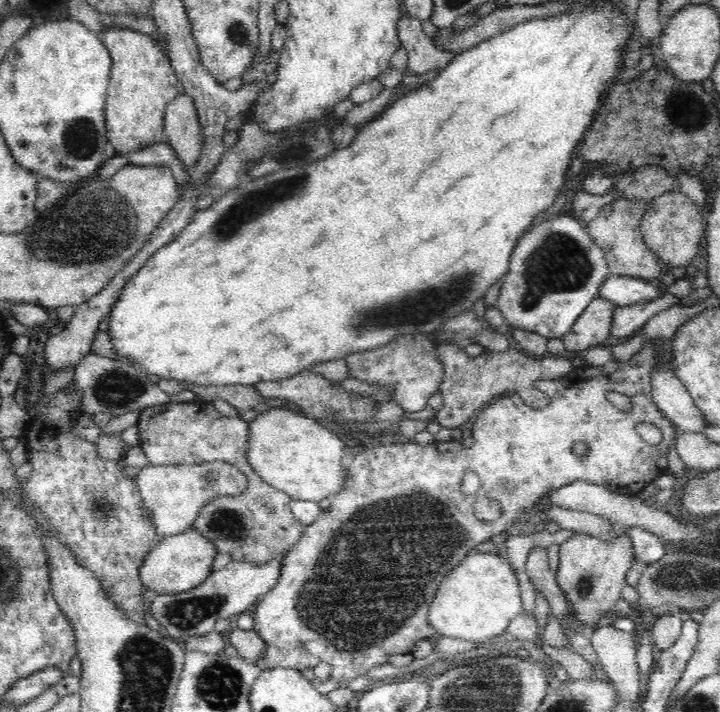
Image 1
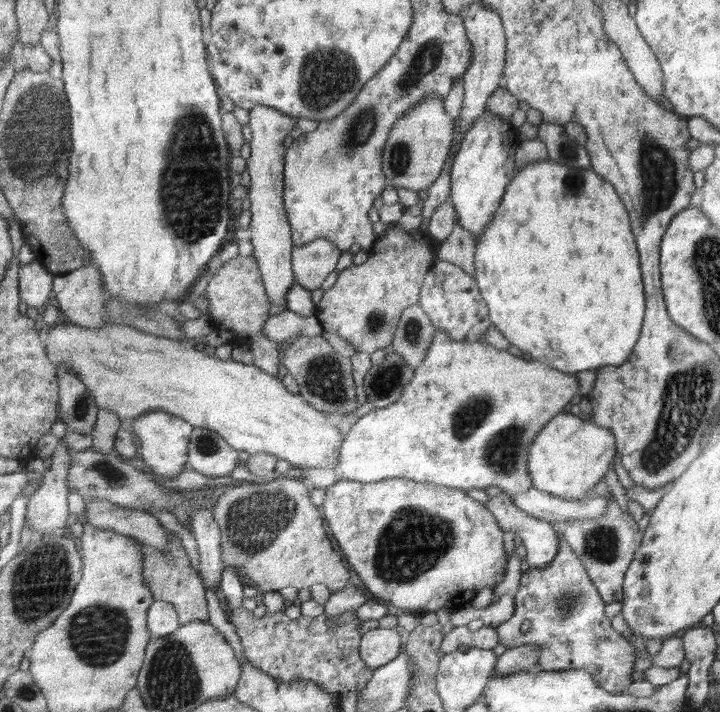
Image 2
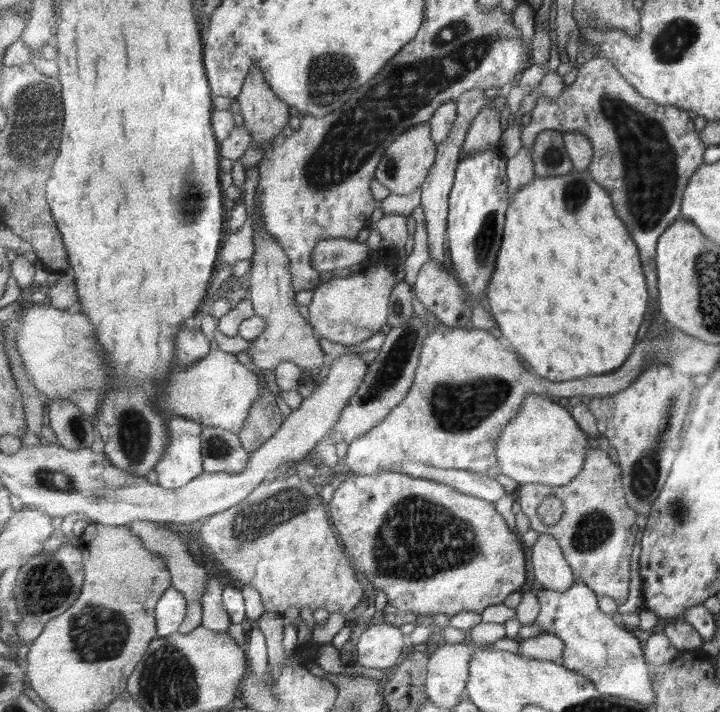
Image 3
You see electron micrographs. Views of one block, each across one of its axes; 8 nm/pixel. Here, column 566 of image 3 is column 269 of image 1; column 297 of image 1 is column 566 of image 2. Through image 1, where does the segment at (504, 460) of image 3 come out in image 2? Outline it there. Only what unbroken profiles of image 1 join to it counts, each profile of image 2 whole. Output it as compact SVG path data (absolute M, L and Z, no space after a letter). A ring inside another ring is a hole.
M565 410L547 423L547 426L543 427L543 431L535 437L535 443L531 443L531 456L527 459L527 464L529 464L531 480L534 481L535 488L567 500L580 501L595 490L597 483L603 482L607 470L613 466L613 458L617 451L618 441L615 440L615 434L610 432L610 429L603 428L602 425L595 424L592 420L581 420L579 415Z

